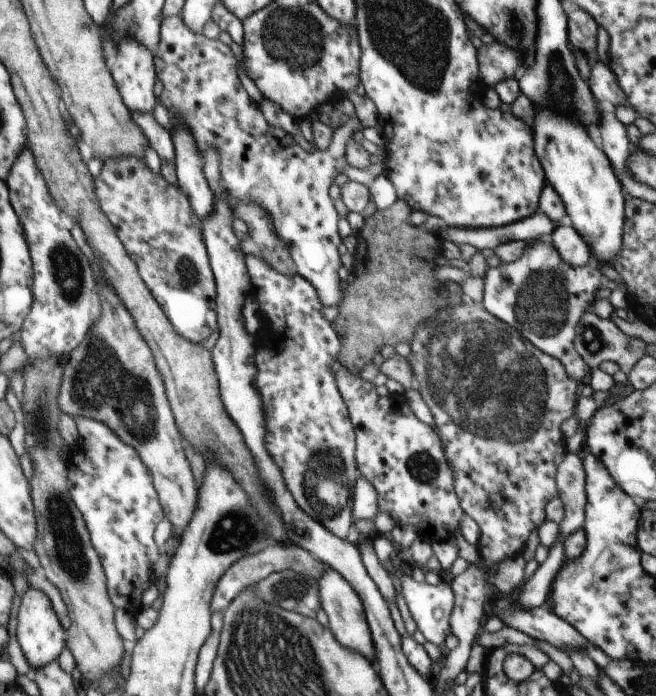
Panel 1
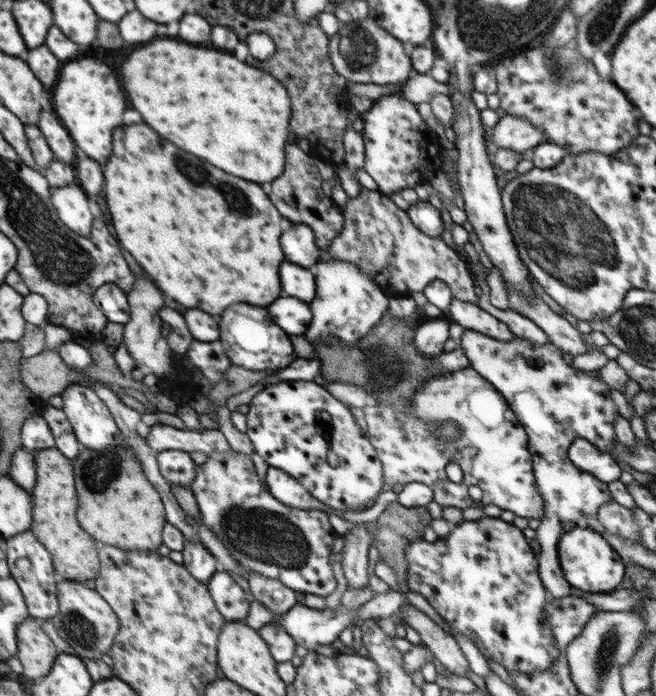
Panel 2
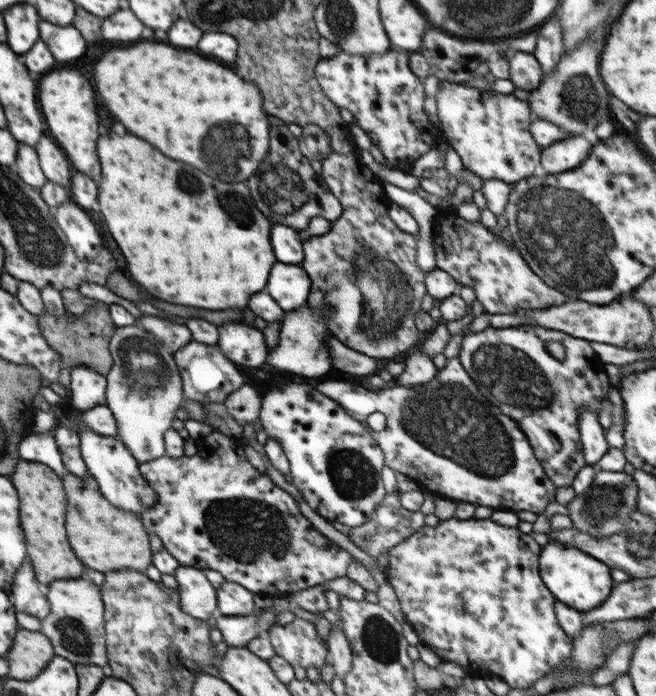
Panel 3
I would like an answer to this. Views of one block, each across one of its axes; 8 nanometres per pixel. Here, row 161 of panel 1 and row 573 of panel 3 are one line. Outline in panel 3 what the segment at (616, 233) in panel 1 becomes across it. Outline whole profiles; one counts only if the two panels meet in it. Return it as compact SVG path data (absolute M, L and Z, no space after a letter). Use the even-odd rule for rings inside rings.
M549 542L541 547L539 556L541 582L548 588L554 599L564 602L566 606L572 606L582 615L598 608L612 593L614 584L609 570L610 568L600 560L577 550L574 546Z

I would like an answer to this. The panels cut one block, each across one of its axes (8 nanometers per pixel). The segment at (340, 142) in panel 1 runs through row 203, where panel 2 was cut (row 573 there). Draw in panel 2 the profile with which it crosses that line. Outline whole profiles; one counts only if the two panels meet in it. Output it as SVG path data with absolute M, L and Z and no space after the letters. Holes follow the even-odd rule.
M232 451L210 453L204 464L196 465L196 475L190 483L189 490L200 508L202 524L208 530L216 532L216 538L222 542L222 546L226 546L228 555L239 563L240 568L246 573L261 574L265 578L278 580L294 590L294 593L310 594L317 599L333 594L337 581L329 563L329 556L333 552L332 544L337 535L328 516L320 509L302 510L288 507L278 501L267 487L262 486L250 456Z

